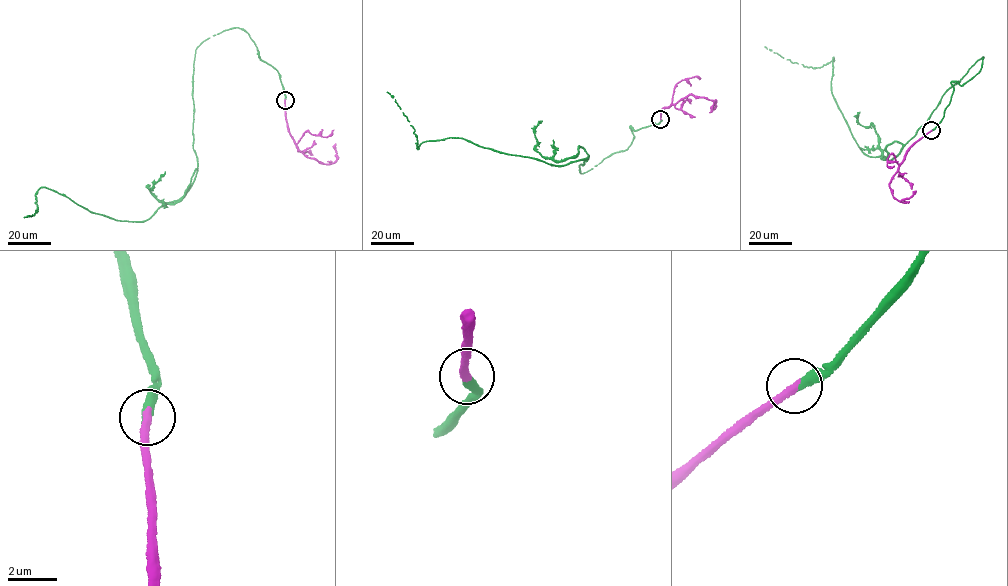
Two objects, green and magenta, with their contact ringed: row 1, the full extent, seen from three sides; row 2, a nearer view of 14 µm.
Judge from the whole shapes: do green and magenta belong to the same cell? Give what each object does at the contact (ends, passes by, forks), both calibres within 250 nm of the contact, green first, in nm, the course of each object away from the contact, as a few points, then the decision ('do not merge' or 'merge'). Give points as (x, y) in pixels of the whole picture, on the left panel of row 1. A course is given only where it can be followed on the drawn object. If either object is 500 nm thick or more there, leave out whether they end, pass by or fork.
green ends | magenta ends | 380/360 nm | green via (285, 100), (243, 30), (213, 35), (195, 52), (198, 165), (183, 197), (130, 222), (42, 187), (24, 217) | magenta via (285, 100), (288, 131), (296, 147), (306, 156), (322, 163), (334, 163), (336, 143) | merge

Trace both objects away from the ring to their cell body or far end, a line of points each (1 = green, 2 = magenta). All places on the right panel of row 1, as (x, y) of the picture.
1: (931, 130), (983, 56), (889, 160), (853, 138), (834, 57), (806, 67), (764, 46)
2: (931, 130), (907, 152), (889, 185), (899, 201), (909, 198), (916, 190)

